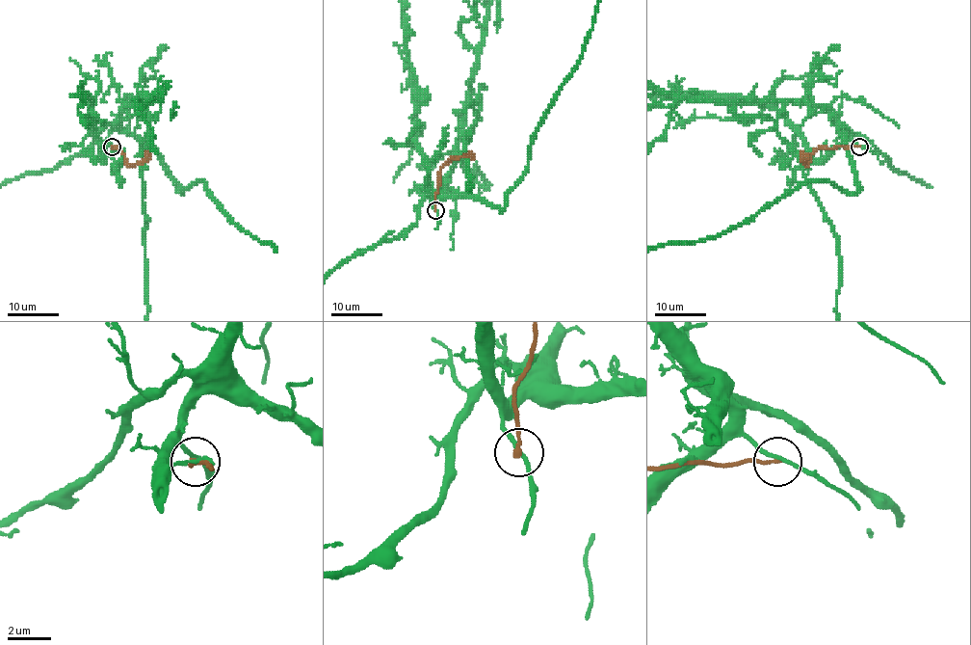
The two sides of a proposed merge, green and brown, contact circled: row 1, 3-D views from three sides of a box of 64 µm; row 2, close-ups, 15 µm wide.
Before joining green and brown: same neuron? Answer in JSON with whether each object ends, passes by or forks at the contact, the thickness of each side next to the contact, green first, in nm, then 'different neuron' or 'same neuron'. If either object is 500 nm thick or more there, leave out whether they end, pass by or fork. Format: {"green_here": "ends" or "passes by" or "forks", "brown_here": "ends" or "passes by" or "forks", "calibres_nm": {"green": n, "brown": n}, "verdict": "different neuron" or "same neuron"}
{"green_here": "passes by", "brown_here": "ends", "calibres_nm": {"green": 150, "brown": 200}, "verdict": "different neuron"}

